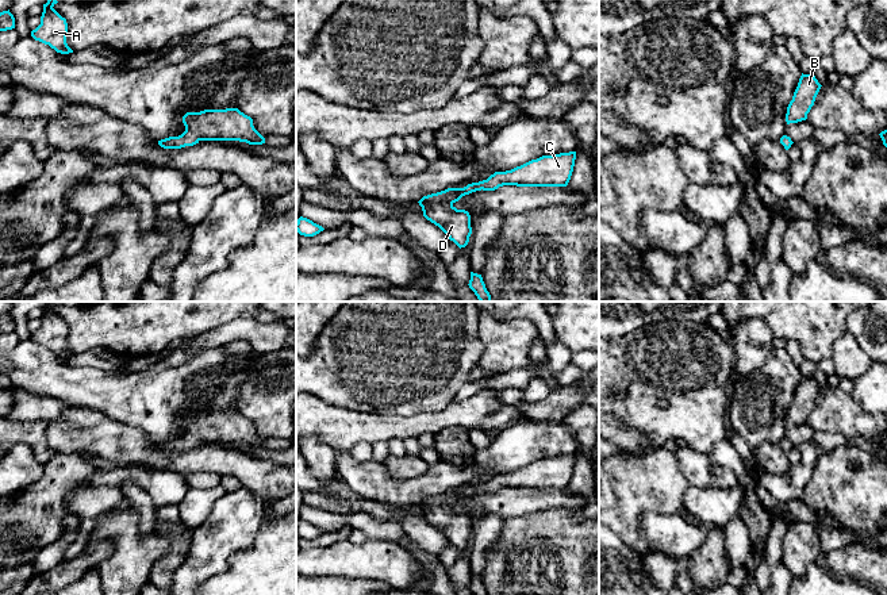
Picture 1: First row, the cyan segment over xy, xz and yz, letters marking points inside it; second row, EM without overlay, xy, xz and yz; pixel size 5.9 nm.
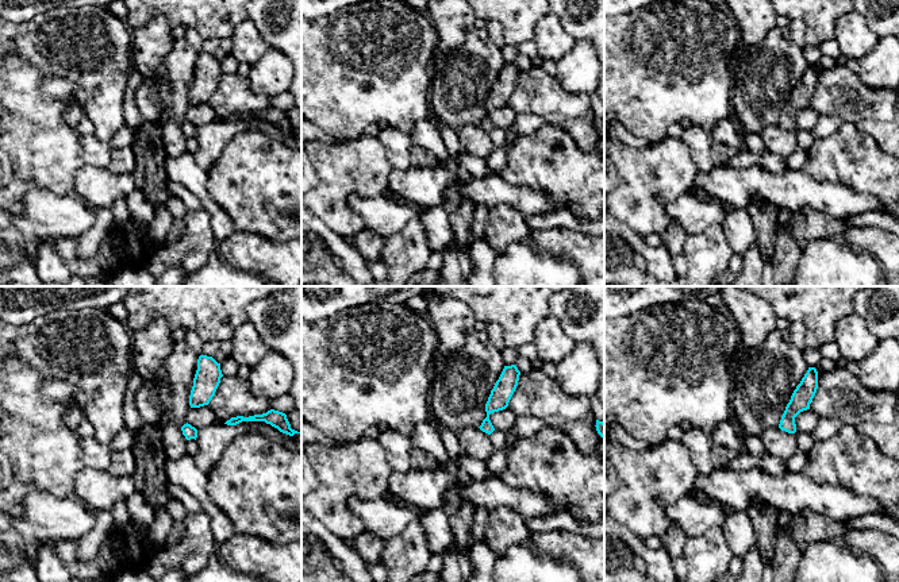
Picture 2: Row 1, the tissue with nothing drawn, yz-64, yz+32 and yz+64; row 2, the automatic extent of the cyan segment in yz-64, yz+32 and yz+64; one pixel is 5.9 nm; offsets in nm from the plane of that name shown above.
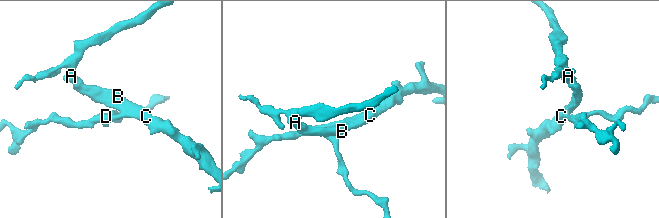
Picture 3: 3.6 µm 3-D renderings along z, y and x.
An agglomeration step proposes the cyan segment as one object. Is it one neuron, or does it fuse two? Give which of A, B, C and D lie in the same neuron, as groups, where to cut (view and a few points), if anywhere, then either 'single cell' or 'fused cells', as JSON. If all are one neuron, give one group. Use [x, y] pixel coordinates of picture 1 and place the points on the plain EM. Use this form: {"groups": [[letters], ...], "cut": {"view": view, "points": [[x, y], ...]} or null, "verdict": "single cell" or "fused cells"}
{"groups": [["A", "B", "C", "D"]], "cut": null, "verdict": "single cell"}

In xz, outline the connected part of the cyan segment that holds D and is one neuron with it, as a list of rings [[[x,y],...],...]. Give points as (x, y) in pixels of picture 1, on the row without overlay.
[[[576,454],[542,458],[506,475],[495,475],[487,483],[464,491],[423,499],[418,506],[423,519],[438,529],[460,552],[465,550],[472,537],[471,518],[453,507],[476,494],[495,494],[503,488],[517,490],[567,490],[575,469]]]

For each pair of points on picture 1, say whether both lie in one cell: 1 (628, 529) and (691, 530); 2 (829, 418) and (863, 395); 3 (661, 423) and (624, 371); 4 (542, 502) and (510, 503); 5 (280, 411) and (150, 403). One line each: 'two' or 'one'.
1: two
2: two
3: one
4: one
5: two

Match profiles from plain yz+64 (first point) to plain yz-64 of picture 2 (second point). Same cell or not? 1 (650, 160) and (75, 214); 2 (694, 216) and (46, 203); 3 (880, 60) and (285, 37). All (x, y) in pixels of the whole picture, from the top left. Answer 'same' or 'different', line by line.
1: different
2: same
3: different

